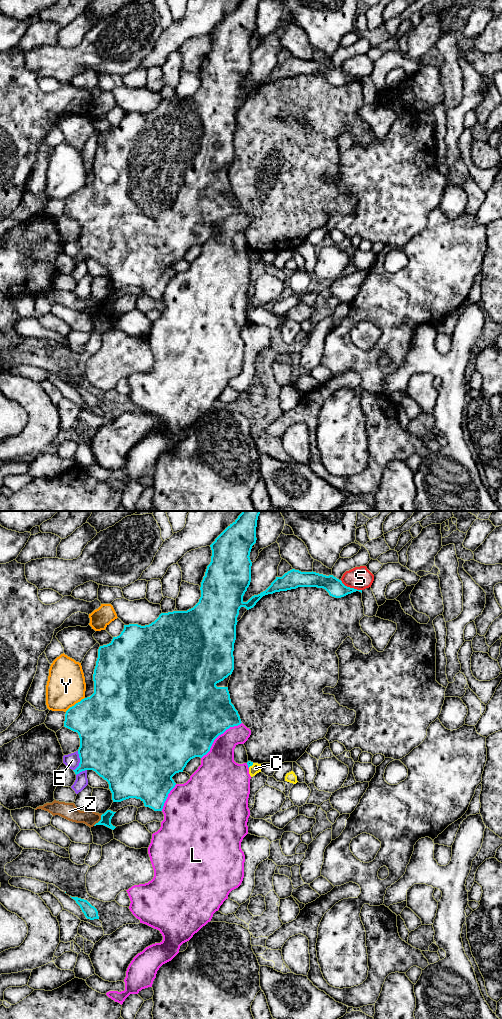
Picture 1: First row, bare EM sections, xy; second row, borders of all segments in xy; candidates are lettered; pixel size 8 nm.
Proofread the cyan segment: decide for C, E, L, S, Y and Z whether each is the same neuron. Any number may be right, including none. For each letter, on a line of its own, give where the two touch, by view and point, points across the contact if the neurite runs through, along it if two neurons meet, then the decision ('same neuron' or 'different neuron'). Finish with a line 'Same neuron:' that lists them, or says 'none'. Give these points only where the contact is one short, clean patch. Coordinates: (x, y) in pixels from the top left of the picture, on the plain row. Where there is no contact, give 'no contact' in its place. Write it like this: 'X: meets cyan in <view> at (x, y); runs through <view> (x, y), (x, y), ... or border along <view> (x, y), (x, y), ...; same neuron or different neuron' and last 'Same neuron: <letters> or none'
C: meets cyan in xy at (250, 253); border along xy (253, 251), (248, 255); different neuron
E: meets cyan in xy at (80, 249); different neuron
L: meets cyan in xy at (218, 223); different neuron
S: meets cyan in xy at (351, 76); different neuron
Y: meets cyan in xy at (75, 192); different neuron
Z: meets cyan in xy at (100, 308); different neuron
Same neuron: none

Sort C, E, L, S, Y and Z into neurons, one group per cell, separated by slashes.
C / E / L / S / Y / Z

